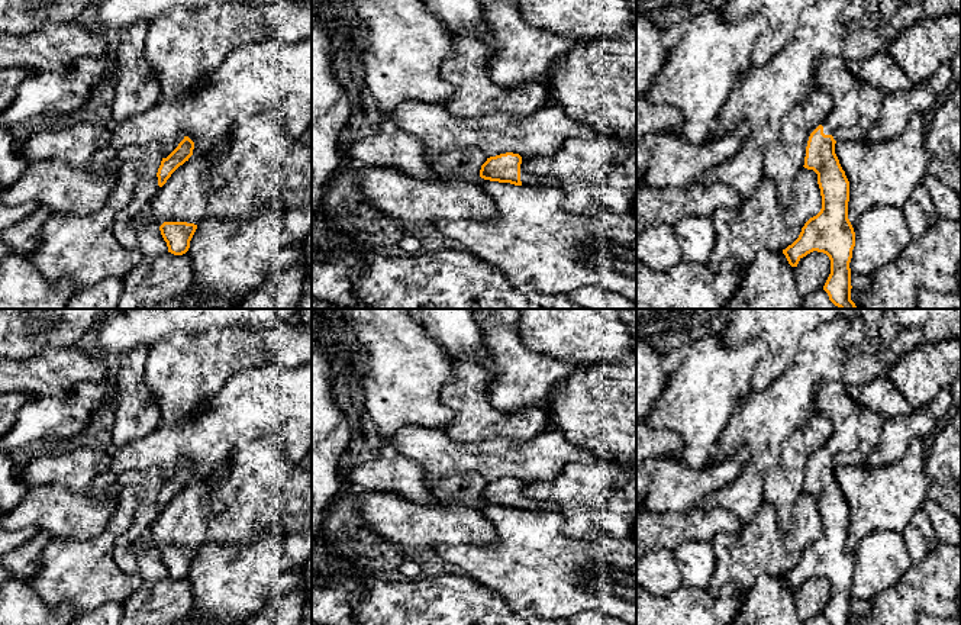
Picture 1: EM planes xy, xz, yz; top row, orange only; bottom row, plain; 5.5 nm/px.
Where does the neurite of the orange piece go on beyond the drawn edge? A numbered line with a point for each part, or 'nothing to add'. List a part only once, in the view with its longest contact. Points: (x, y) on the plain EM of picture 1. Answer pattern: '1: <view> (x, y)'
1: xz (528, 503)

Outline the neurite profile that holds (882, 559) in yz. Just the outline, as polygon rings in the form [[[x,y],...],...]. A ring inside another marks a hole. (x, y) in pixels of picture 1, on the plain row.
[[[889,529],[864,537],[852,552],[855,571],[849,593],[867,602],[894,586],[912,567],[903,535]]]

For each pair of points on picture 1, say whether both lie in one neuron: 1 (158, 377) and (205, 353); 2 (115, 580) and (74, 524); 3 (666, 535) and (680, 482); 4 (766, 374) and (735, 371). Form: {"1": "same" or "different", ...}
{"1": "same", "2": "different", "3": "different", "4": "different"}

